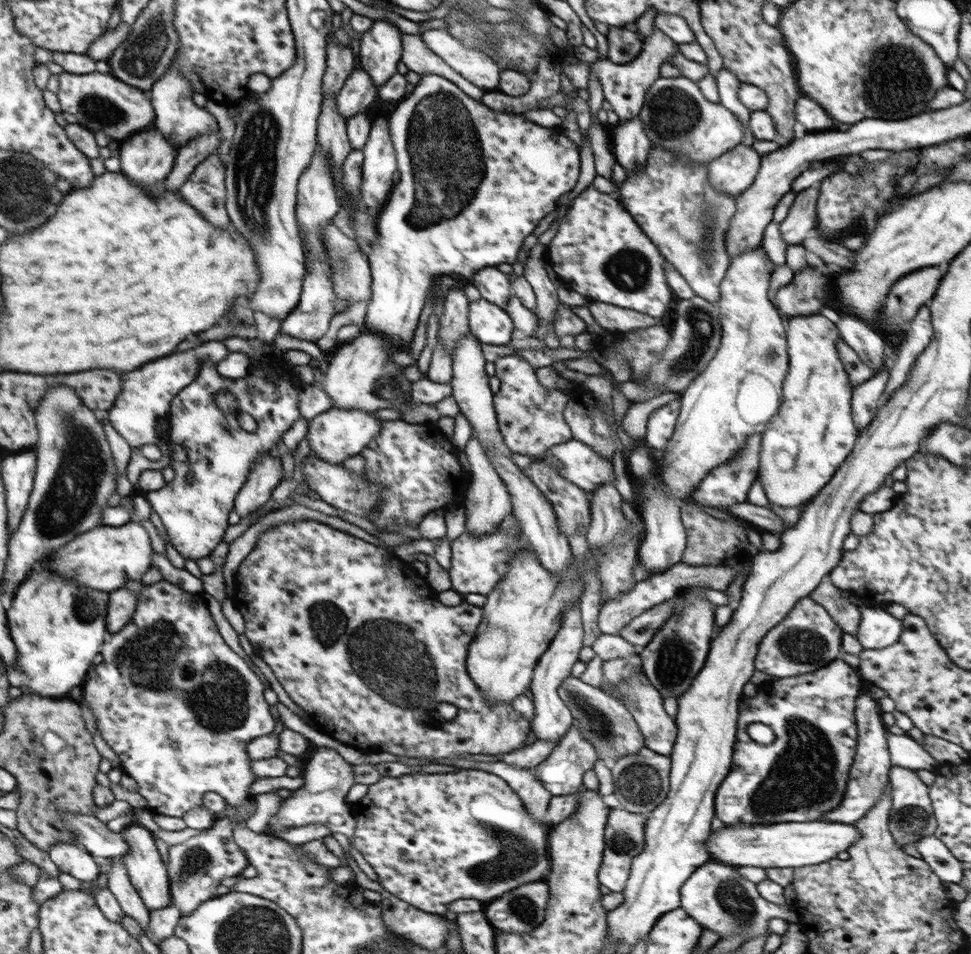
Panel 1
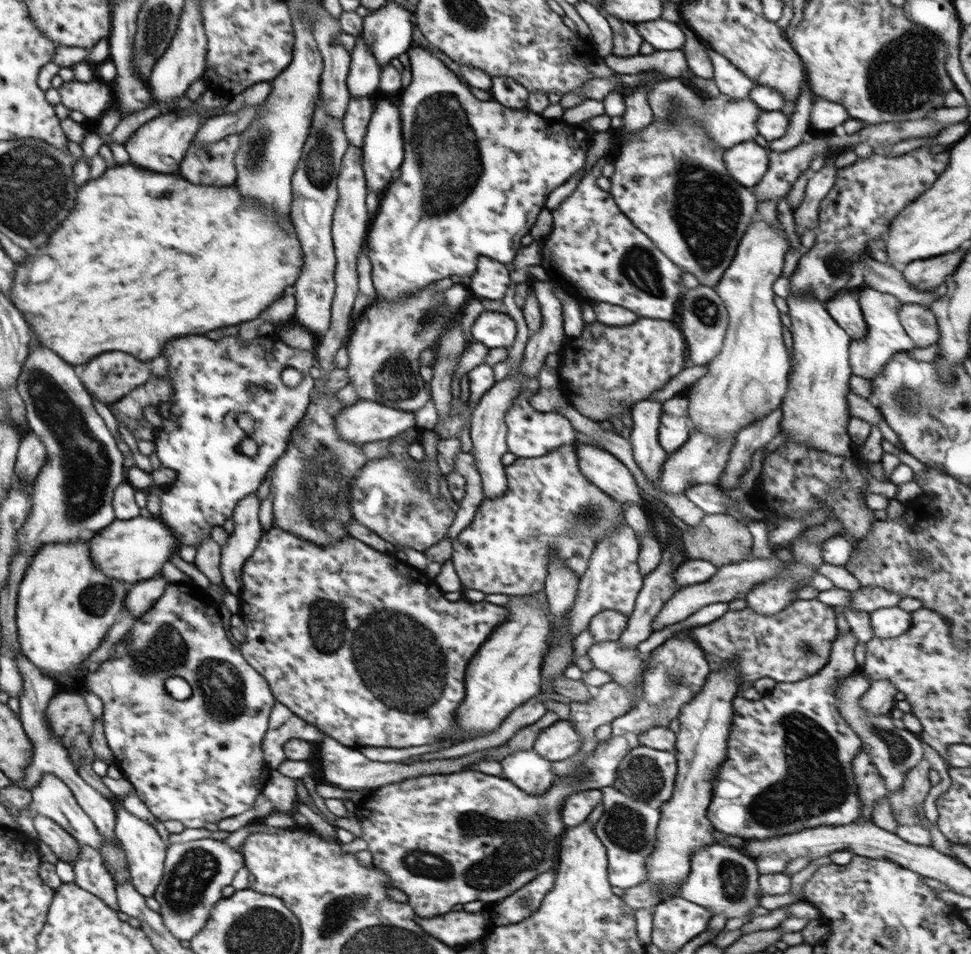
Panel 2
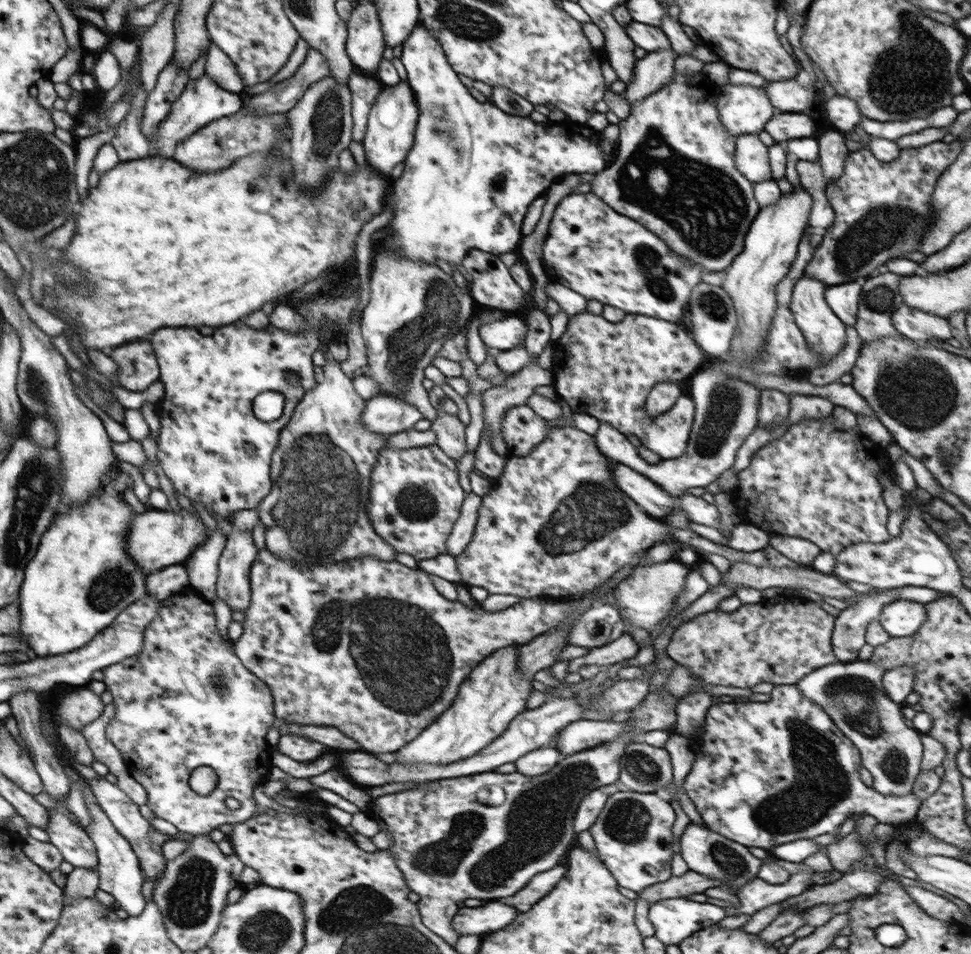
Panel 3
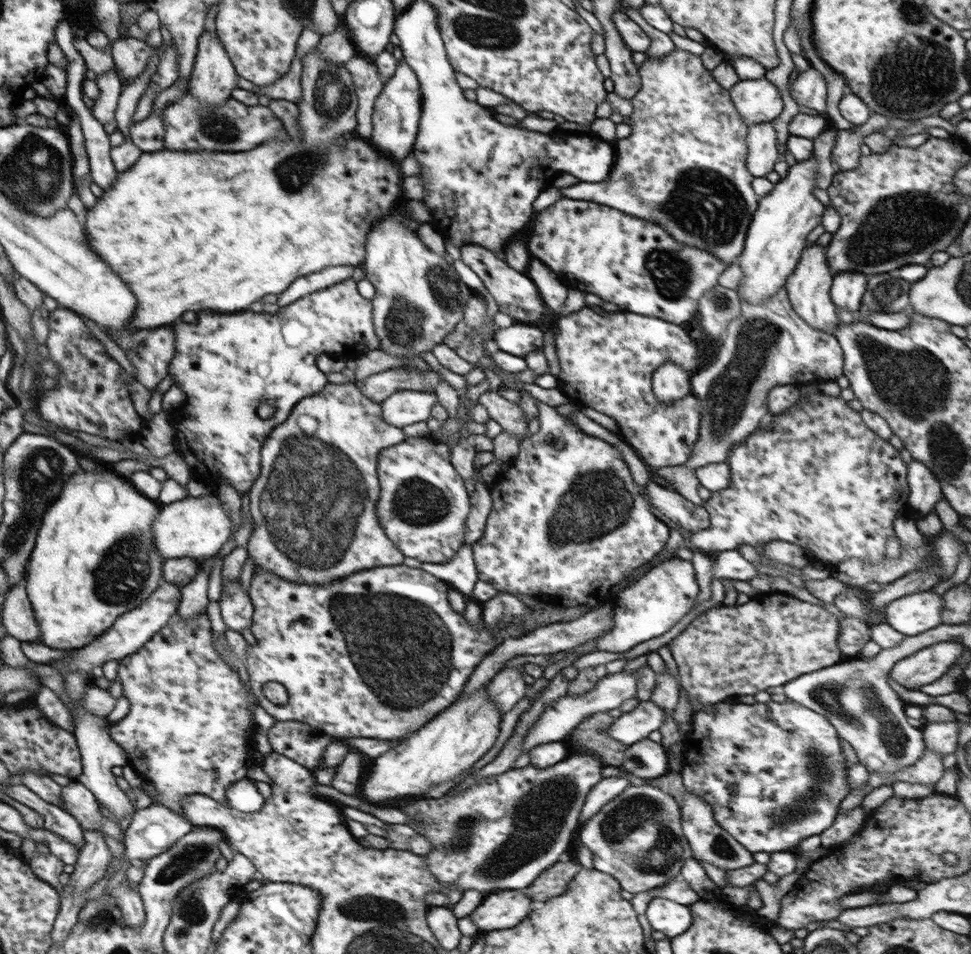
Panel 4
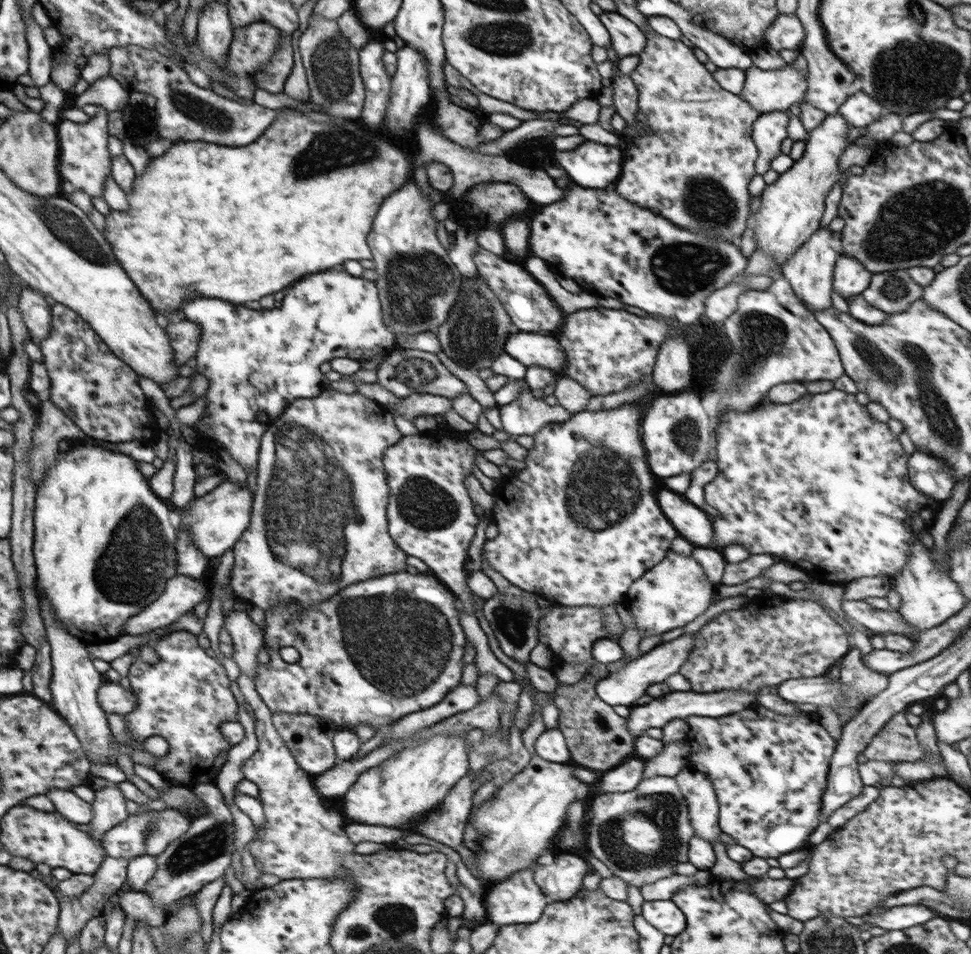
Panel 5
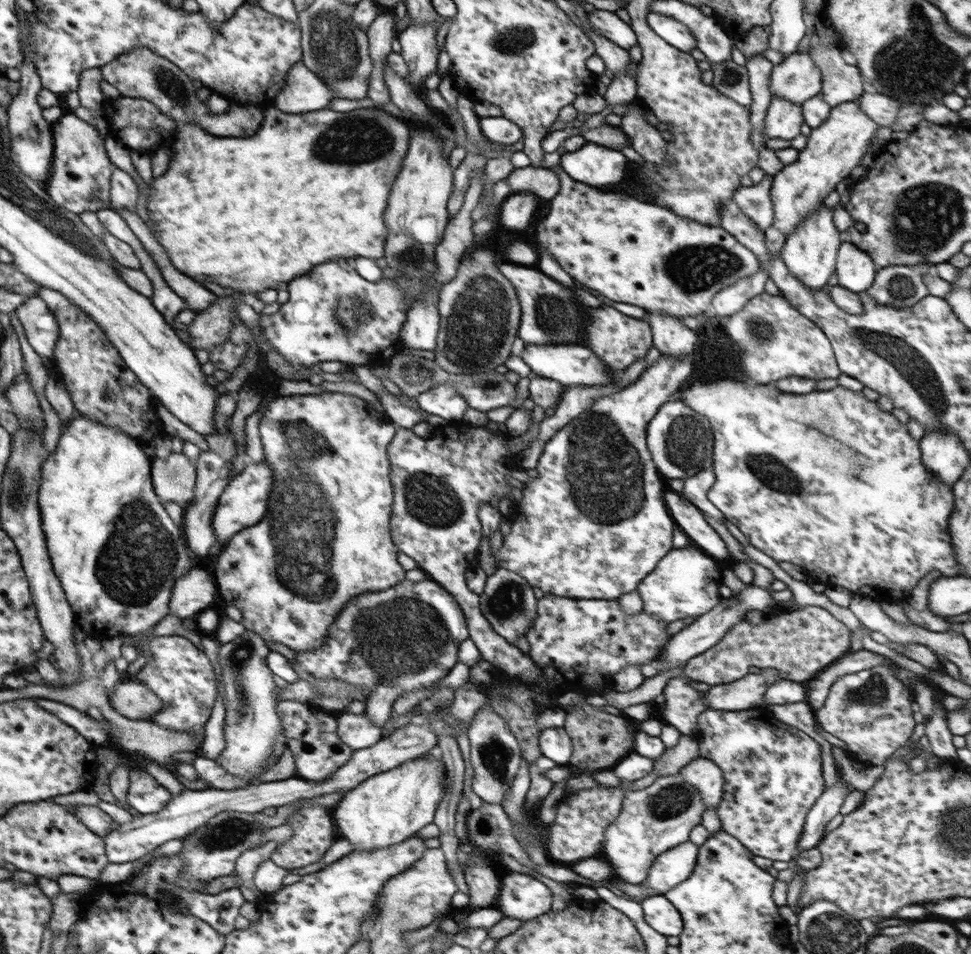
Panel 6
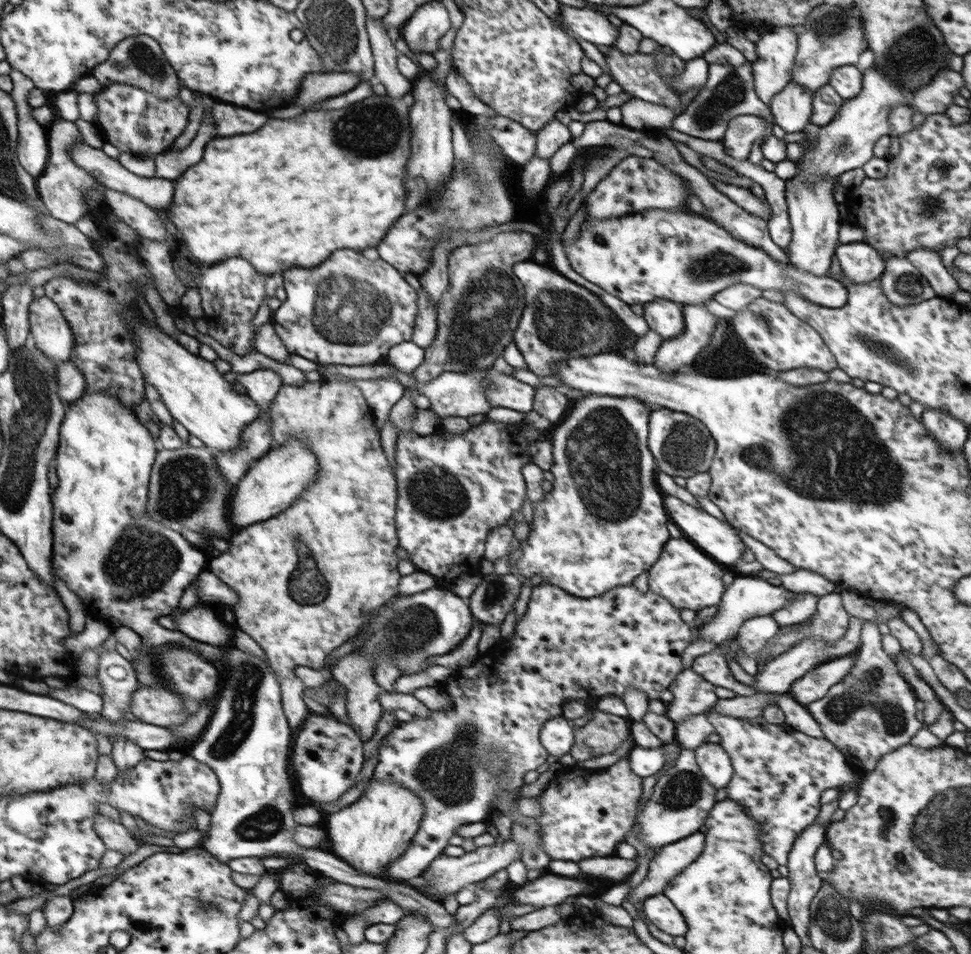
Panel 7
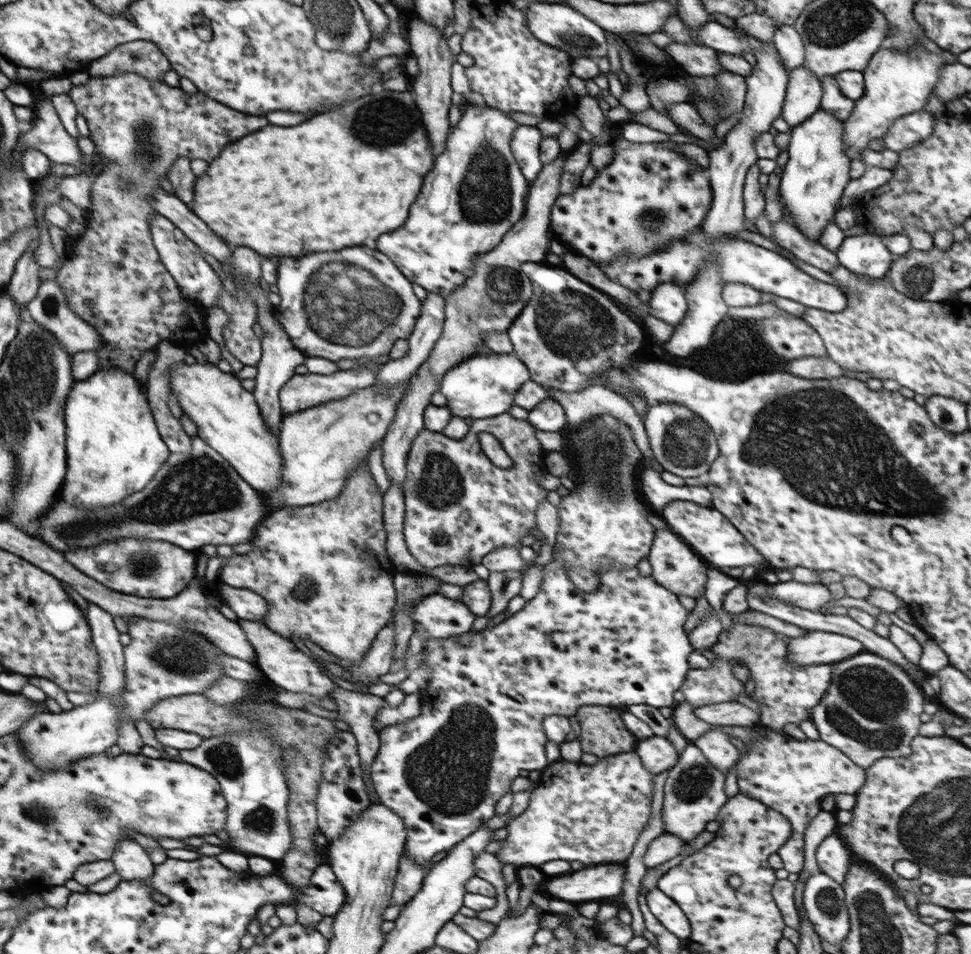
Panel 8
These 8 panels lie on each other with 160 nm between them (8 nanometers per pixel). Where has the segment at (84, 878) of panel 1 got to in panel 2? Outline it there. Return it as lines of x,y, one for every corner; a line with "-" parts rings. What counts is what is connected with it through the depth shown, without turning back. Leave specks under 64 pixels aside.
41,814
34,816
33,825
37,830
38,840
50,848
58,861
75,864
75,860
80,855
80,846
73,836
70,836
51,818

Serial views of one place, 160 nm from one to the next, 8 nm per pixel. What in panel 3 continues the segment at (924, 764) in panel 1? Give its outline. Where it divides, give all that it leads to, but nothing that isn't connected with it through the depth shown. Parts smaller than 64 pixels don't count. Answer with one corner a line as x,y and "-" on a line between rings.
870,660
836,662
804,675
796,686
805,697
816,702
858,748
861,763
873,776
873,789
883,795
904,796
912,792
915,778
921,771
922,734
904,723
904,704
886,696
882,682
885,672
881,664

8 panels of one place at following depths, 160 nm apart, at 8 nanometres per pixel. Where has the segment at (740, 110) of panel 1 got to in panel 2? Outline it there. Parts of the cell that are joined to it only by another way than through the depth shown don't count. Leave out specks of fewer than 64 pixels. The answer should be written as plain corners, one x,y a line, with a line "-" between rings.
707,47
706,53
712,62
713,80
720,89
720,93
734,101
749,97
750,90
756,86
755,82
752,82
719,52

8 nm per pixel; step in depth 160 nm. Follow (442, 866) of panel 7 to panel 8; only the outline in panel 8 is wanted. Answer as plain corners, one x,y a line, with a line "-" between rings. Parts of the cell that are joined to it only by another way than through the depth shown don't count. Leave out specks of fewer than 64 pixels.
634,750
600,757
592,766
564,759
548,764
530,793
526,810
508,823
508,835
495,856
502,865
514,864
517,868
524,865
539,866
549,860
578,860
583,864
624,864
632,855
639,834
642,834
650,820
653,775

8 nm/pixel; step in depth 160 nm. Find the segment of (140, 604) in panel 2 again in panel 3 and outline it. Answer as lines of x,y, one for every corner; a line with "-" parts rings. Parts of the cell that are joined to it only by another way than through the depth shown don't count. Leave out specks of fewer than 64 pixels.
174,564
155,573
149,573
147,588
158,601
177,595
189,586
188,571
183,564

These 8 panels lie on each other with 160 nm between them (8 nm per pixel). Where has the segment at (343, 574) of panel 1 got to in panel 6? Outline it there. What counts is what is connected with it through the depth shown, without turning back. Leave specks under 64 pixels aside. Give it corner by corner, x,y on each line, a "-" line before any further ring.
432,579
422,582
402,580
398,586
382,592
360,594
346,602
345,608
330,624
330,632
326,644
316,652
296,653
294,661
290,662
298,675
296,682
286,688
277,688
277,698
280,701
297,701
308,706
315,706
317,688
315,682
337,678
371,693
379,684
390,684
395,688
397,696
406,696
408,692
420,692
431,688
440,682
444,676
459,661
460,644
469,638
467,622
462,609
446,589

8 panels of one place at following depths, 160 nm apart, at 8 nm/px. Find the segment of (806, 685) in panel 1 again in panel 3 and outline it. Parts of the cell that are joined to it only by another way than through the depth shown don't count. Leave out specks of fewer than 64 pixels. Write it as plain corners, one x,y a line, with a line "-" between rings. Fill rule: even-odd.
896,589
872,590
860,597
860,601
835,618
831,644
838,662
858,661
860,649
866,643
868,623
879,621
882,608
896,599
-
776,685
770,693
768,702
751,702
746,703
741,700
732,702
713,704
705,714
705,725
703,729
703,738
698,742
695,761
691,771
684,779
683,788
685,793
692,799
695,809
703,818
703,821
710,830
738,842
746,847
761,848
769,852
776,846
781,846
785,842
793,840
811,839
823,834
835,833
837,828
855,814
865,814
874,816
882,827
892,828
900,823
911,822
917,818
917,812
922,804
922,800
917,798
914,793
905,794
904,796
883,795
876,792
873,788
866,786
860,779
861,754
854,743
830,720
830,716
810,698
805,697
796,685

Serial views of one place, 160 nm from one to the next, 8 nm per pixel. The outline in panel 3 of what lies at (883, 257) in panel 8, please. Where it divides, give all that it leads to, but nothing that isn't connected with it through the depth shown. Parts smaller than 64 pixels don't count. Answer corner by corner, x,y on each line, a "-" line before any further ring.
862,281
829,286
825,290
825,301
845,326
855,326
861,292

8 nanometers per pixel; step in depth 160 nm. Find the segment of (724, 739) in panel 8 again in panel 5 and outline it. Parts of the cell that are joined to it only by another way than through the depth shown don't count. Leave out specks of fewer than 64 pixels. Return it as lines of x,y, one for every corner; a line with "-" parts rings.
687,766
674,777
687,800
694,834
708,842
720,841
719,802
707,776

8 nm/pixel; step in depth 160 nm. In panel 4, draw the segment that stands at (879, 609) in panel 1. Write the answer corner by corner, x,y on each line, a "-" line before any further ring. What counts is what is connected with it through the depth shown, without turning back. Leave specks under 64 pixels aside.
929,589
895,599
882,612
894,630
912,637
940,625
943,610
944,596

